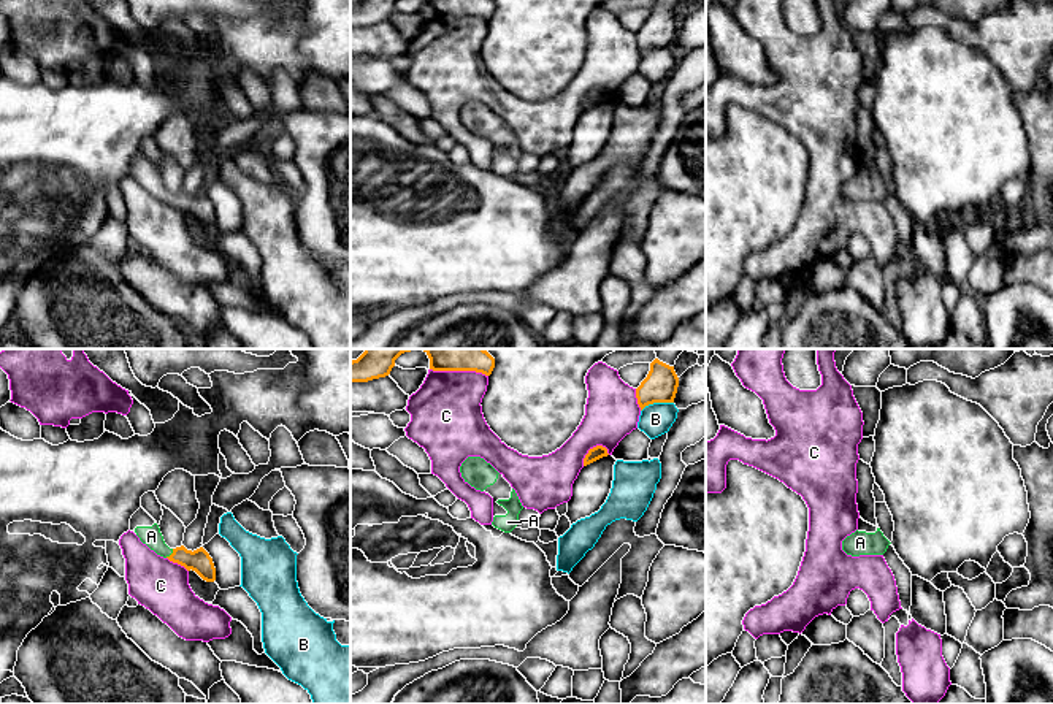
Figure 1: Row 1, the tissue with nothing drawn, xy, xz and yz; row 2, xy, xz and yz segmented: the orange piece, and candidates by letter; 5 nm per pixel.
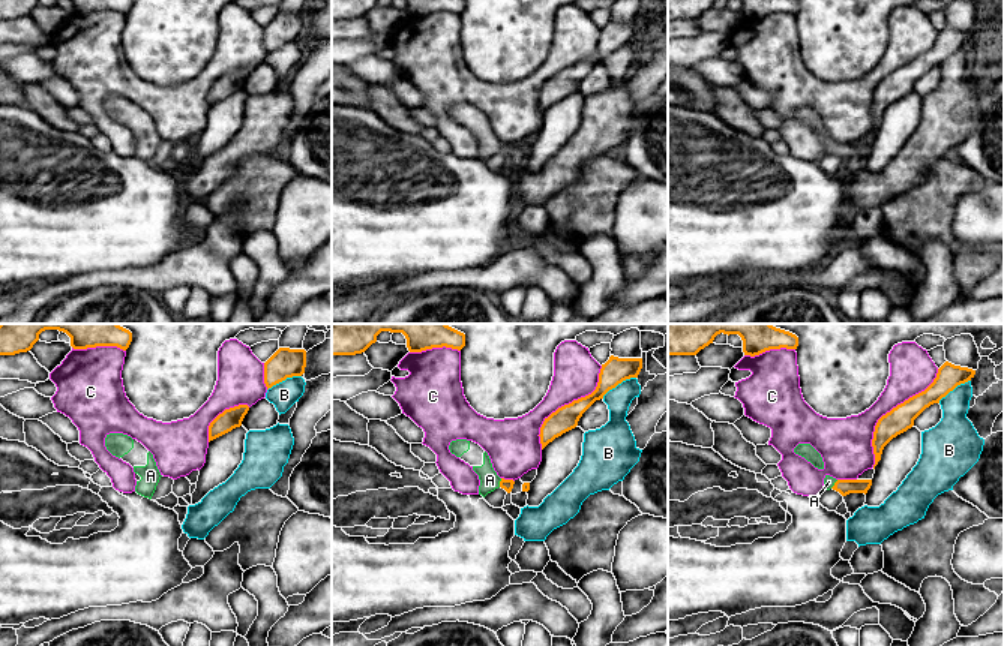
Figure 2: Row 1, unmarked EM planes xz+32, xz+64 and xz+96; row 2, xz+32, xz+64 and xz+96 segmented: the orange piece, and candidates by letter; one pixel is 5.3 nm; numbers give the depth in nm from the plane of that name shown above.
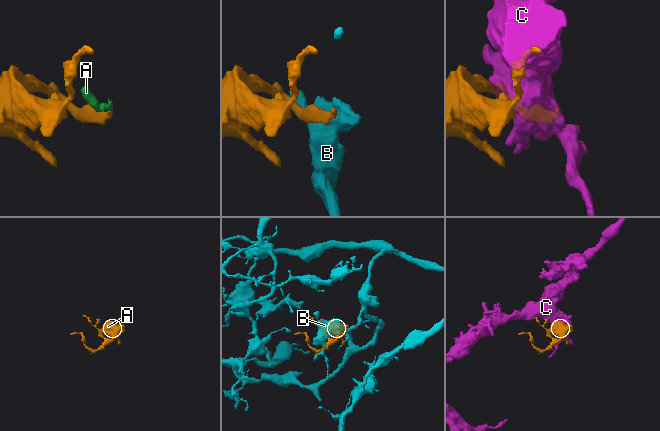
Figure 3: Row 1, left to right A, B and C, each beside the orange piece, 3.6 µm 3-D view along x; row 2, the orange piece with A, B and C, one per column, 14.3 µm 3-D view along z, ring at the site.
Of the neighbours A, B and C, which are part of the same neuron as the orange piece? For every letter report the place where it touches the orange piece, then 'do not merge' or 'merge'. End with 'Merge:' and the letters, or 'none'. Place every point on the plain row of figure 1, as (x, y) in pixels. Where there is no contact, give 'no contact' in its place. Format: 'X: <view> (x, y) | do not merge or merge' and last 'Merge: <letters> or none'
A: xy (172, 198) | merge
B: xz (657, 46) | do not merge
C: xz (590, 94) | do not merge
Merge: A

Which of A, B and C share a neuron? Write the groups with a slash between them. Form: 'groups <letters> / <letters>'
groups A / B / C

